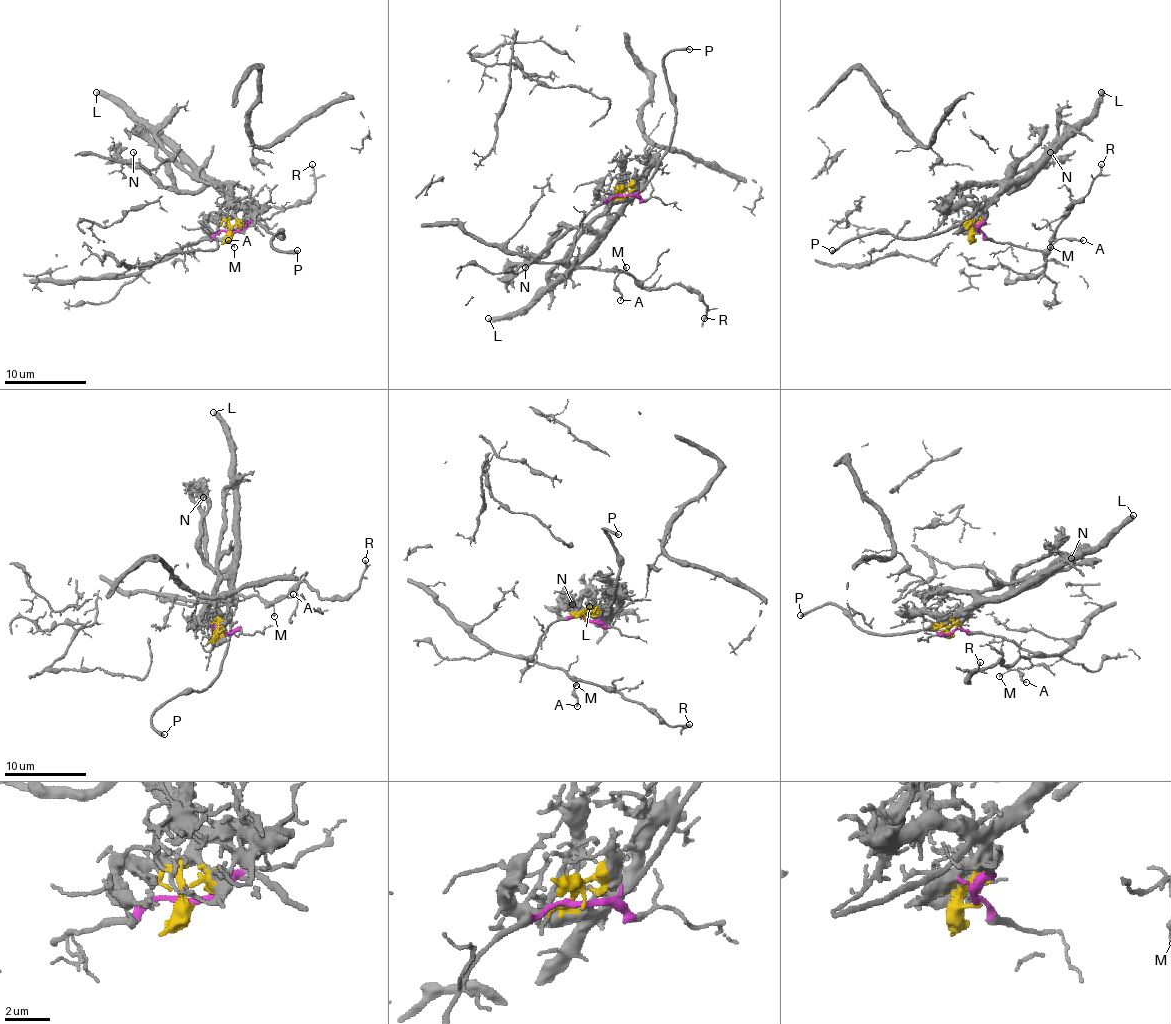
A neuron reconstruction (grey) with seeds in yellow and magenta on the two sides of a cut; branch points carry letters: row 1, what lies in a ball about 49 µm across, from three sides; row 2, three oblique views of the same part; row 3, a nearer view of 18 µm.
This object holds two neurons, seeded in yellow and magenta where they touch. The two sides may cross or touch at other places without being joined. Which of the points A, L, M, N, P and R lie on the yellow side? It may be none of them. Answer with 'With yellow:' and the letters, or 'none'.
With yellow: L, N, P

